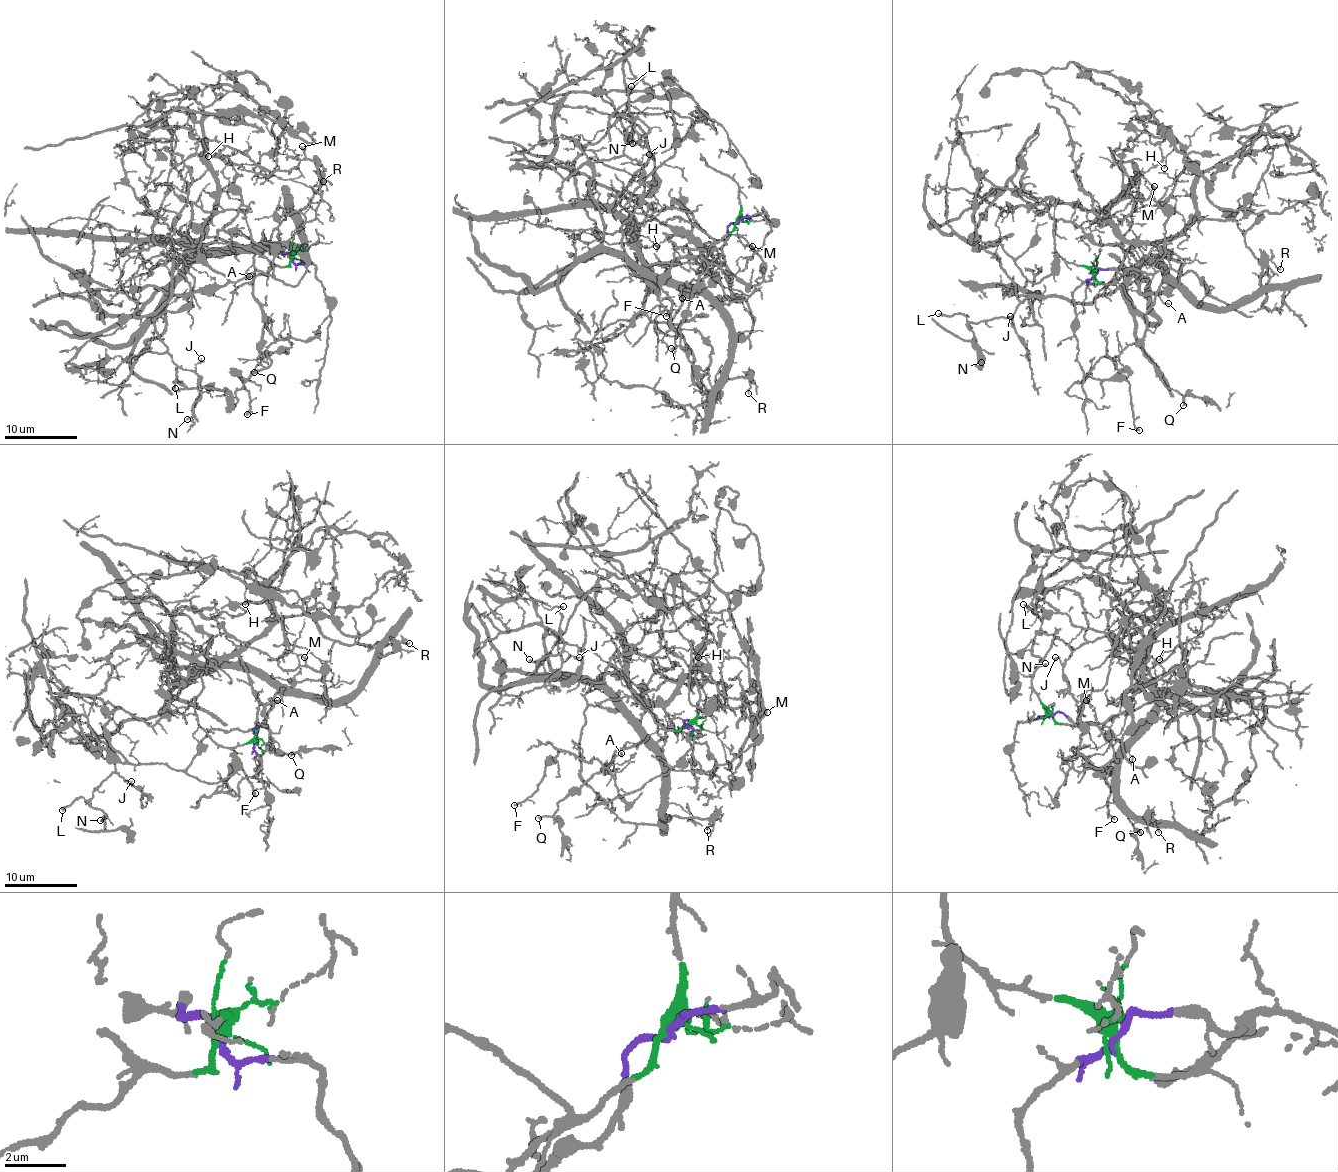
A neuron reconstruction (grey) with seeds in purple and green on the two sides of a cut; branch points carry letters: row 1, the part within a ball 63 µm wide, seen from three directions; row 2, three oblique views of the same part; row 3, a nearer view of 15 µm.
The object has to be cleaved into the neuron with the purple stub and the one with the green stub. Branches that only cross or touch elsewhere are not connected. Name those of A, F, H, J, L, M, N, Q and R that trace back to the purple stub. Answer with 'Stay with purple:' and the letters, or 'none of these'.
Stay with purple: A, F, J, L, M, N, Q, R

